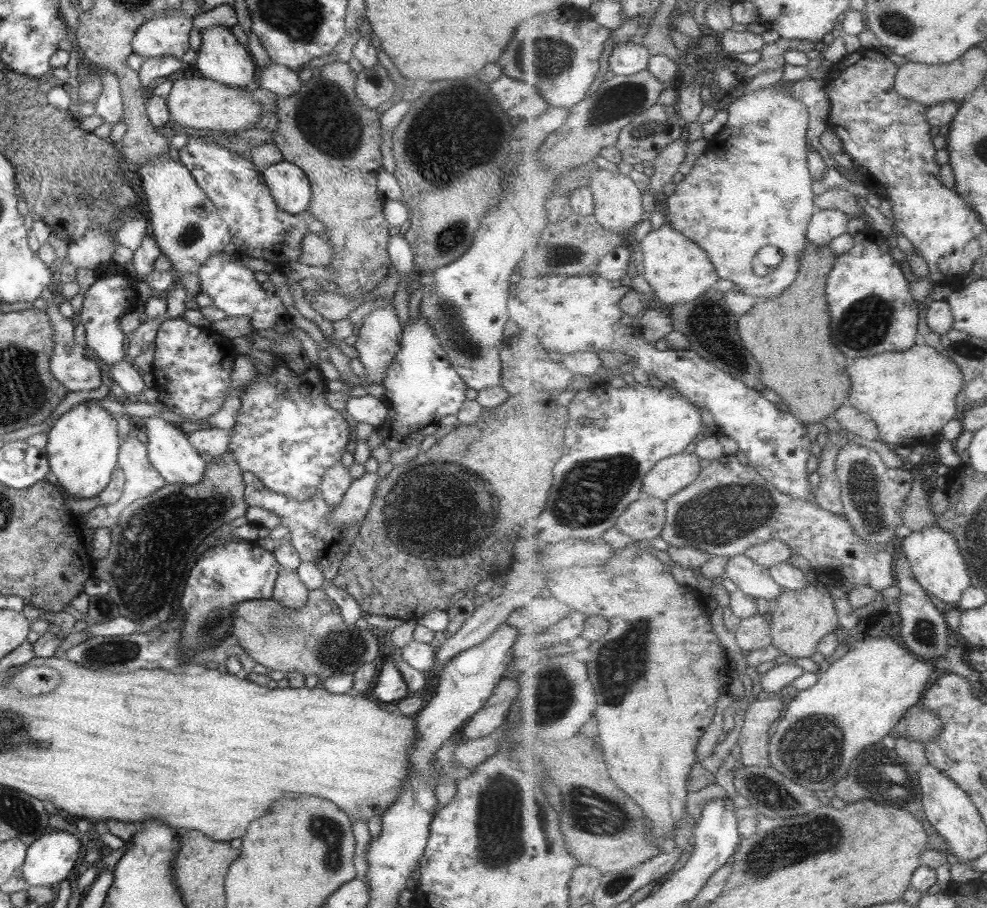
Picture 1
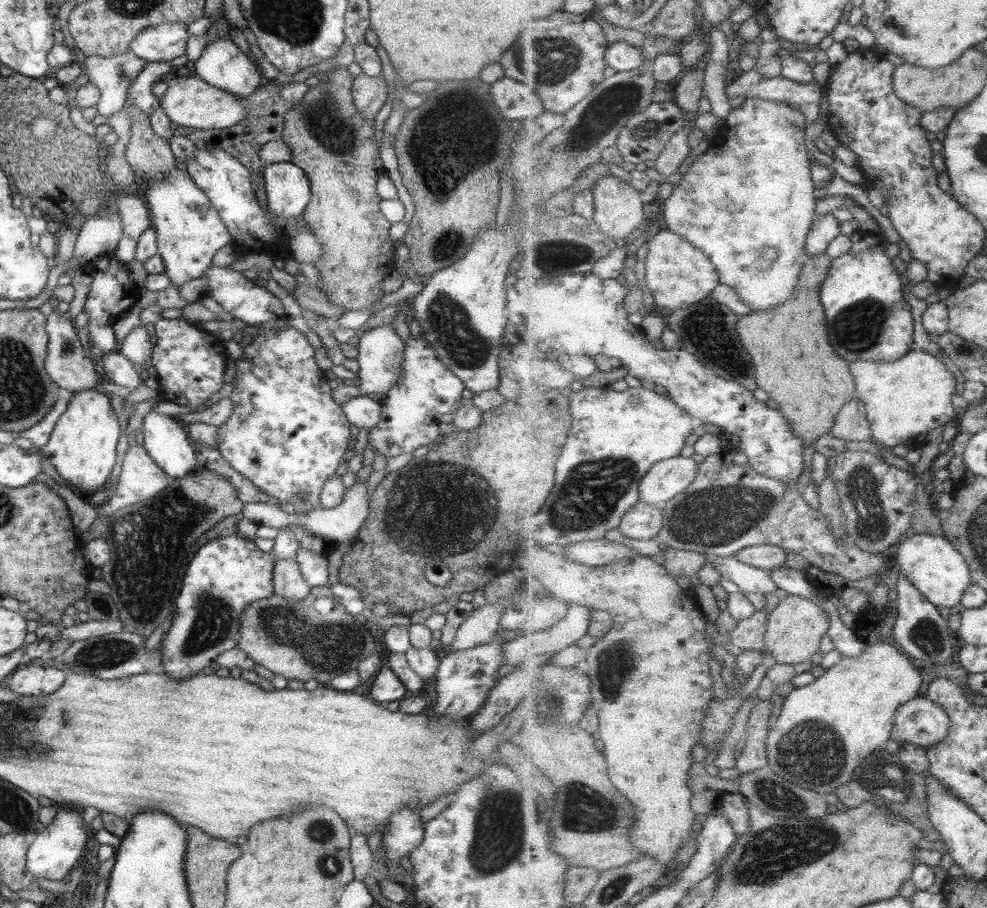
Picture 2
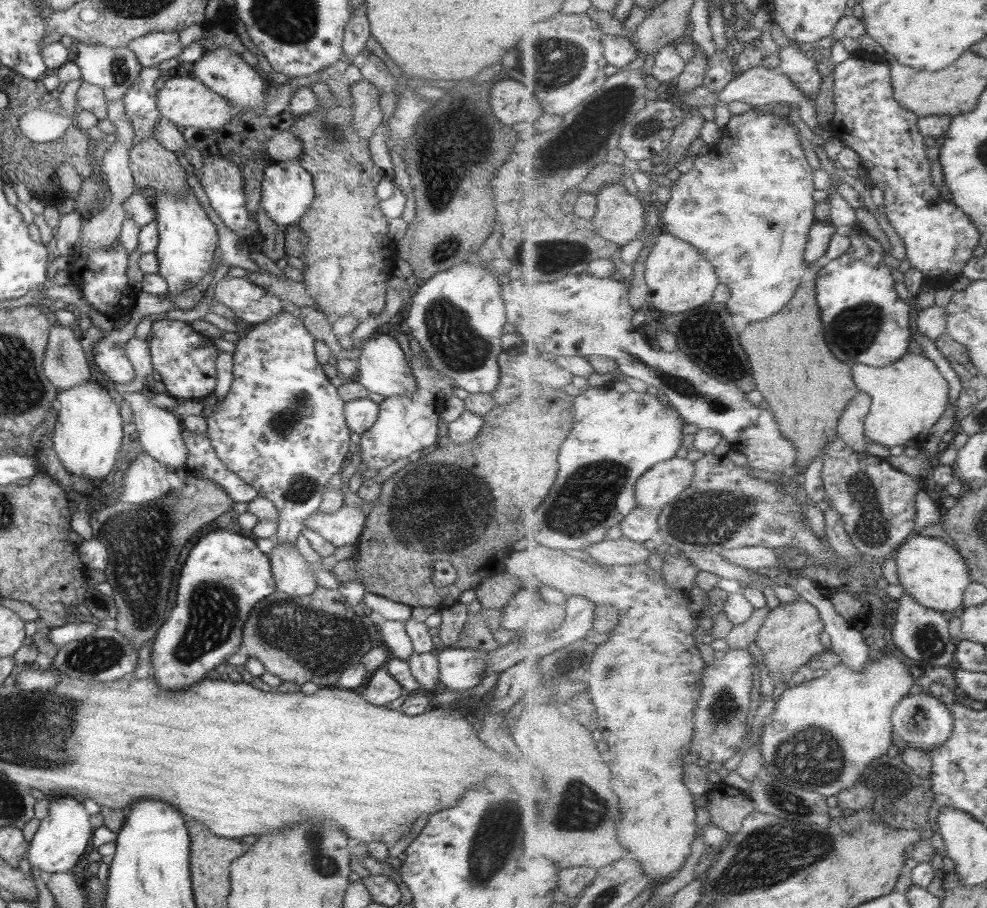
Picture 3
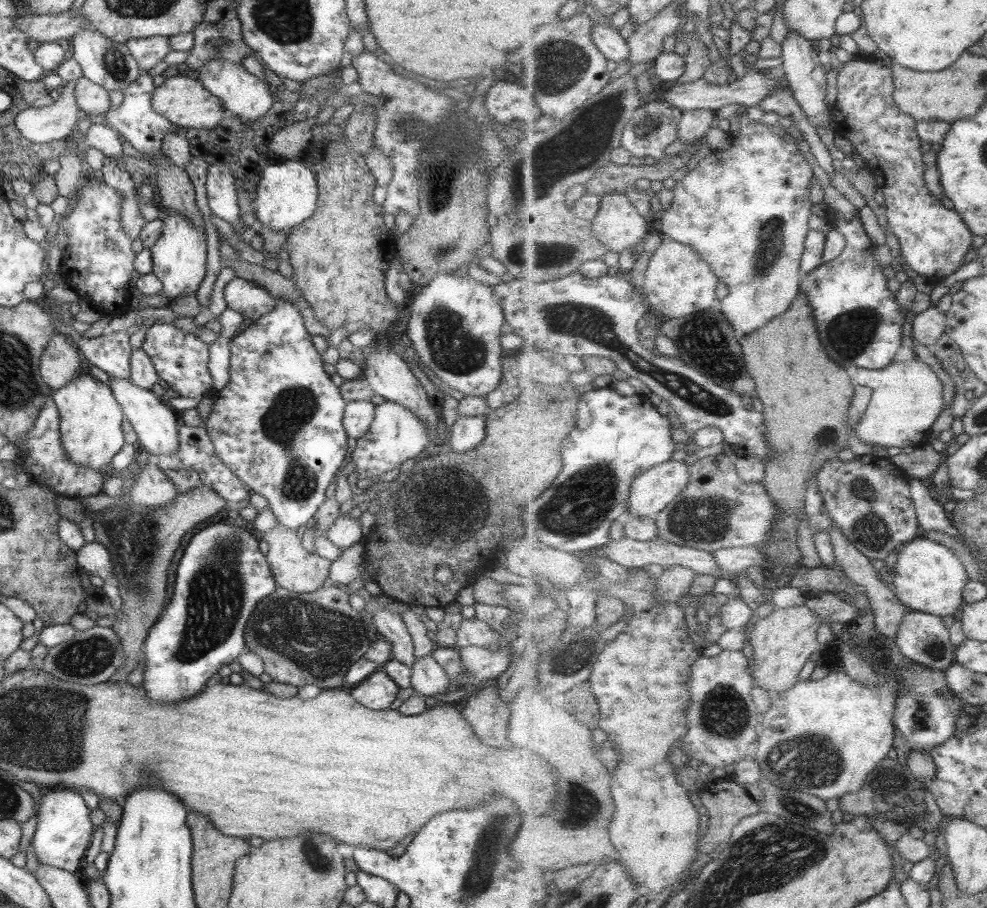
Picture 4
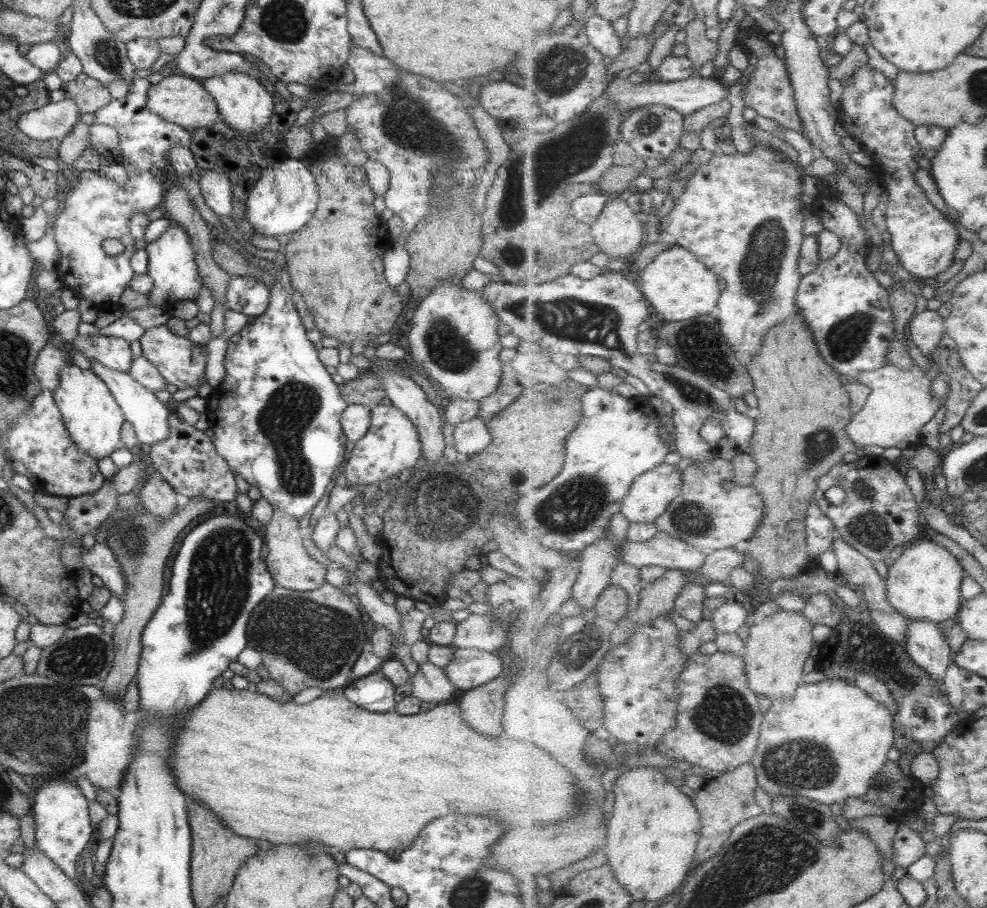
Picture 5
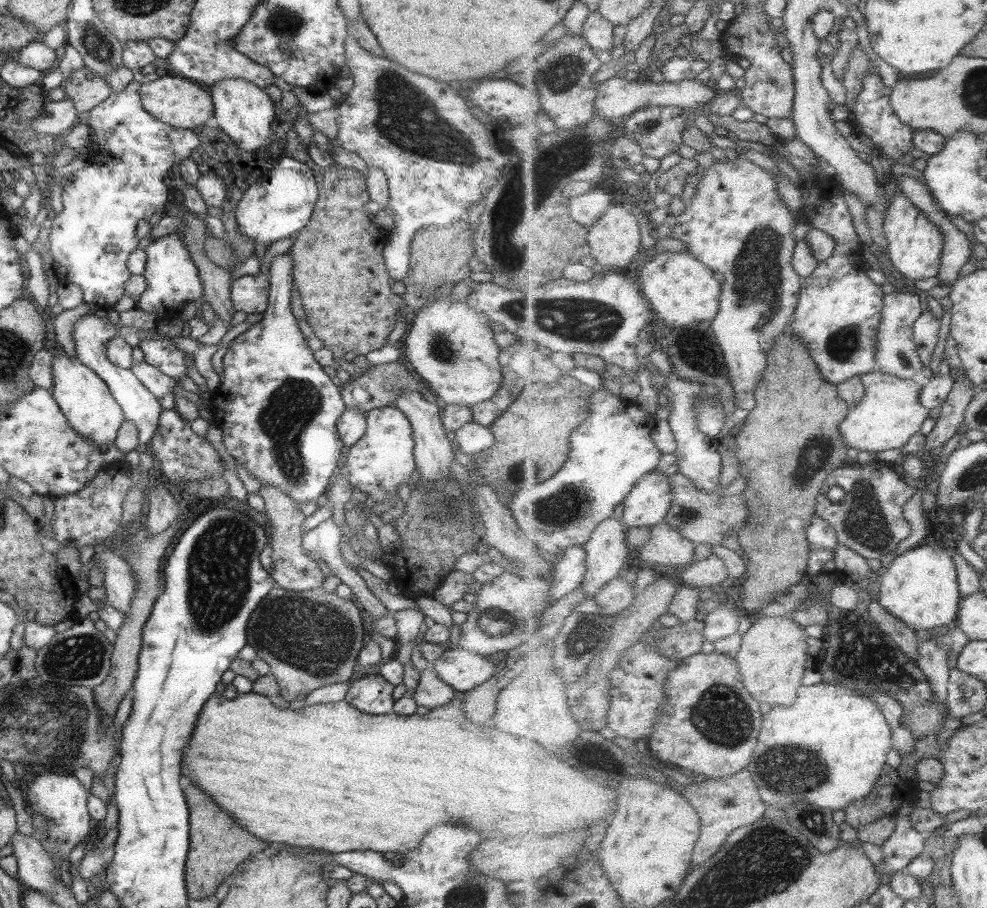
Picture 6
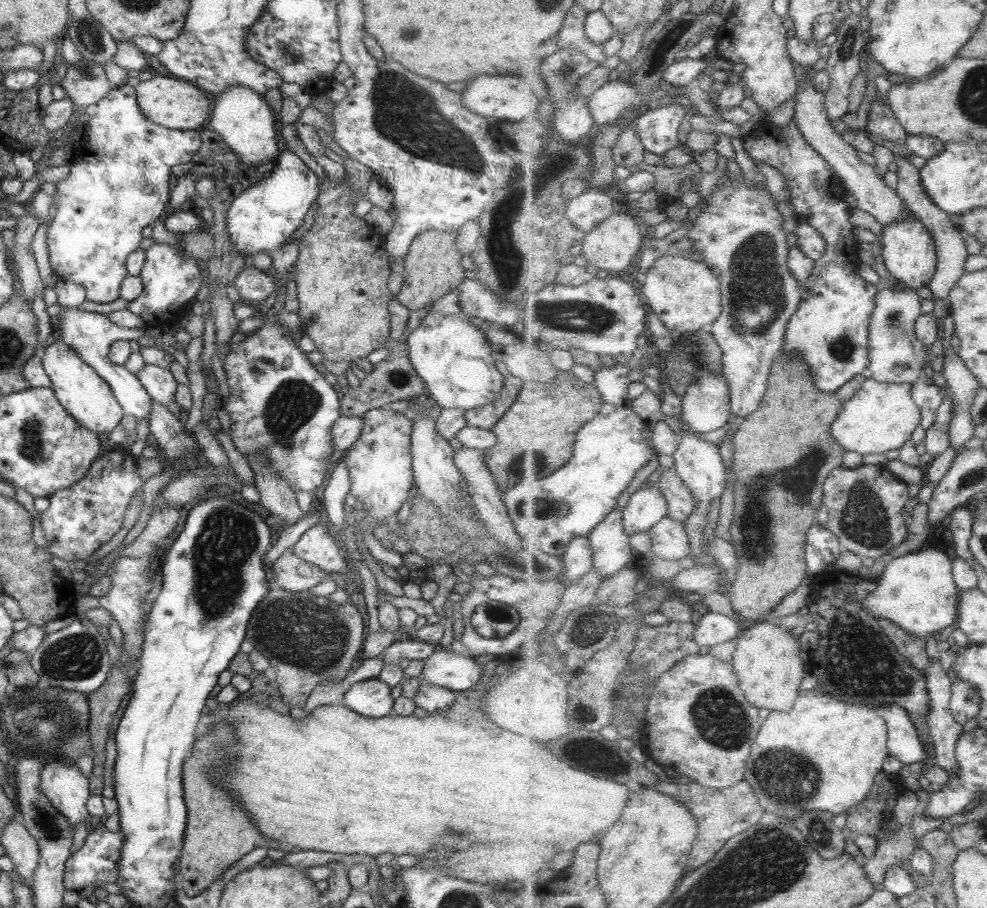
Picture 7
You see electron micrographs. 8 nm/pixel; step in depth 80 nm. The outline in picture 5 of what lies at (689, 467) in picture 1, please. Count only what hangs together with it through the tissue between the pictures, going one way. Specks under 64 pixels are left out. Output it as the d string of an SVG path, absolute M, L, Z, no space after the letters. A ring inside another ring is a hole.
M663 463L639 476L623 499L621 513L628 518L629 522L658 522L669 505L681 494L682 472L677 471L673 465Z

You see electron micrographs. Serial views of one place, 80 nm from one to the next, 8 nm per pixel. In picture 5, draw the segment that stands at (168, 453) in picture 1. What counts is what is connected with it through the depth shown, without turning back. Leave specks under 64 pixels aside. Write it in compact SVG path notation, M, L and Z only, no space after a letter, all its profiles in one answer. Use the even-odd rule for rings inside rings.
M89 360L89 366L90 371L105 383L109 394L122 410L124 420L131 423L139 443L151 446L162 441L168 435L166 420L172 409L171 406L160 403L147 387L141 386L134 378L129 376L129 373L107 368L95 360Z

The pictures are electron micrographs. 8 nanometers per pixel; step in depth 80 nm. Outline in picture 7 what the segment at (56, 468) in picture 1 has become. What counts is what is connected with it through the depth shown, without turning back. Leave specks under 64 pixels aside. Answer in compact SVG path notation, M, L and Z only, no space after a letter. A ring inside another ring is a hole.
M54 337L47 342L45 352L40 356L43 372L50 380L50 387L58 403L81 427L88 428L97 436L109 434L121 420L124 413L108 384L63 341Z

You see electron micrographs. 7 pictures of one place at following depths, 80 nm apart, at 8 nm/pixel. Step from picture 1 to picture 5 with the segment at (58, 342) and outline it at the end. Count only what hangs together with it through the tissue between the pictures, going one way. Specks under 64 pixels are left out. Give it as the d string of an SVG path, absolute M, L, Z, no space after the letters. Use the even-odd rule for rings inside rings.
M47 343L39 350L33 365L33 374L41 390L52 391L58 385L60 368L71 363L71 360L66 361L65 353L51 343Z

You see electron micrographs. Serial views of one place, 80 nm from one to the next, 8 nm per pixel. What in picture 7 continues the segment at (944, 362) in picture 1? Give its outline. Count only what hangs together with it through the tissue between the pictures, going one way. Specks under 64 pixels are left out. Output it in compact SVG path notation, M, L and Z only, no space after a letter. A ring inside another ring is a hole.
M867 376L857 394L852 399L843 400L842 411L831 425L831 432L833 432L838 443L847 451L850 450L861 455L884 454L887 450L900 449L911 438L913 430L917 430L922 424L921 410L919 410L919 406L915 404L913 396L911 396L911 385L879 382Z

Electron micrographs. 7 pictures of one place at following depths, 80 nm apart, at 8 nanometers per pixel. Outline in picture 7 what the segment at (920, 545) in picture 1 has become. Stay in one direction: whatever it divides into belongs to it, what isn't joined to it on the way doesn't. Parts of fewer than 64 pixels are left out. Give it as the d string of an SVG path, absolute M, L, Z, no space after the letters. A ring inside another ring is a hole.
M927 548L889 561L878 580L878 587L868 594L863 604L874 619L887 619L903 627L907 633L927 638L931 634L937 636L943 628L957 625L960 594L954 578L954 562L945 552Z

